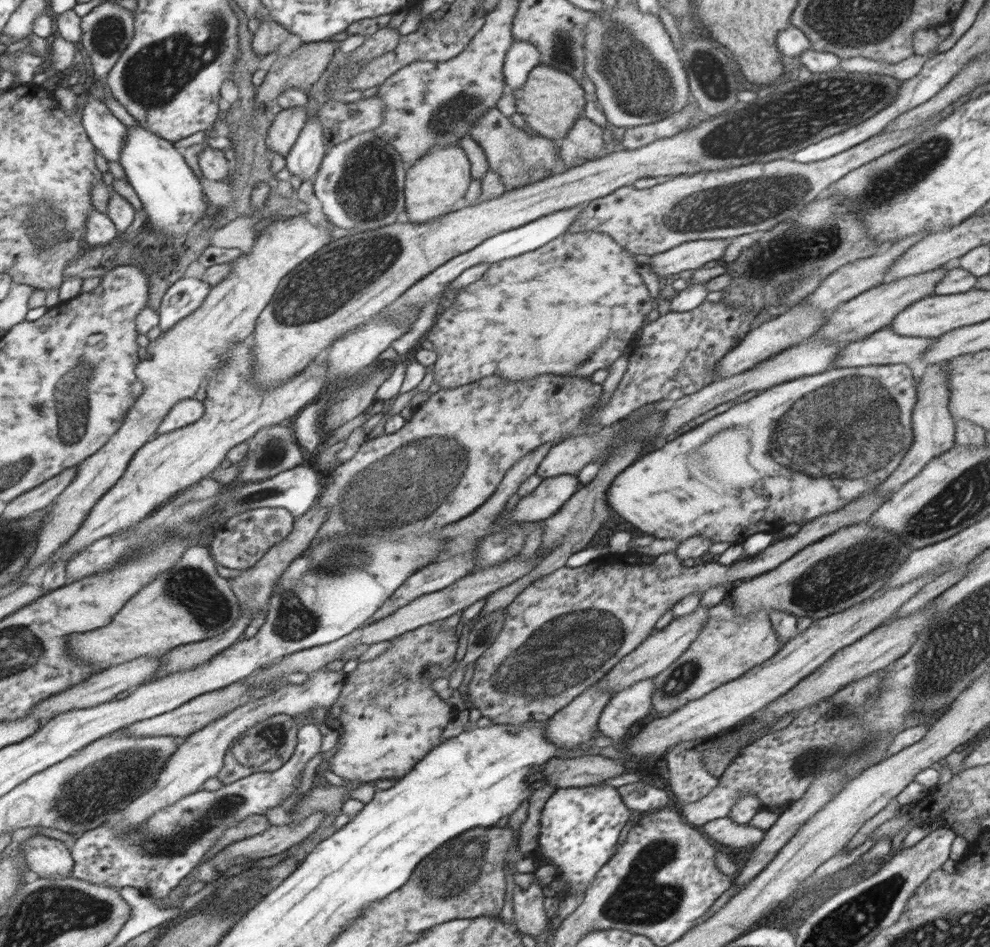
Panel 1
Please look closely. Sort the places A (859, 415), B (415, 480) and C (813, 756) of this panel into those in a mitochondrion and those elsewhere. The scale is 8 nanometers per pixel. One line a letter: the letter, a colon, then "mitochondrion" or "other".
A: mitochondrion
B: mitochondrion
C: mitochondrion

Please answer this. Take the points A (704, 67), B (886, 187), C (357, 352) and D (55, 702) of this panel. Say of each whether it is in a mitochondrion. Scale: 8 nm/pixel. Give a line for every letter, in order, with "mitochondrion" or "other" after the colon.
A: mitochondrion
B: mitochondrion
C: other
D: other

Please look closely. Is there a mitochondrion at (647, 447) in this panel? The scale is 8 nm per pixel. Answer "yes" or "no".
no

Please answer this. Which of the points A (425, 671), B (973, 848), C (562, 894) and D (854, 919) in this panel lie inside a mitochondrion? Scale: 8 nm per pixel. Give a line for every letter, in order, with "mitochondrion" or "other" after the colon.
A: other
B: other
C: other
D: mitochondrion

